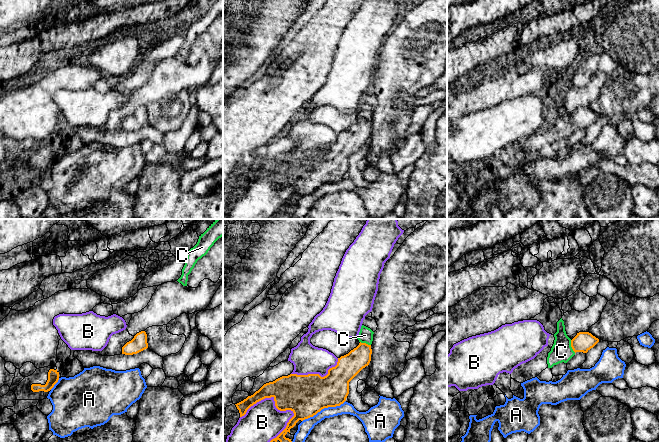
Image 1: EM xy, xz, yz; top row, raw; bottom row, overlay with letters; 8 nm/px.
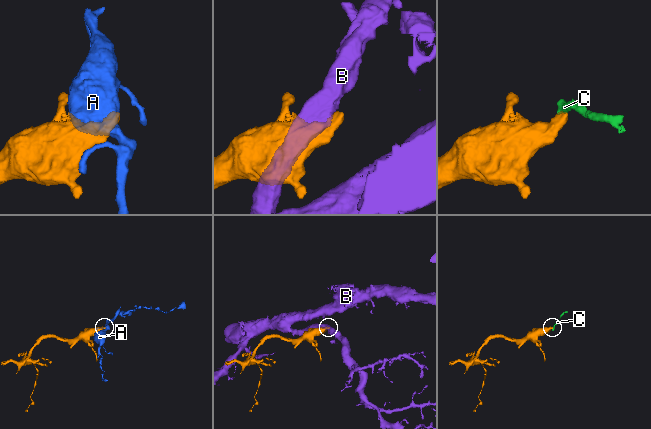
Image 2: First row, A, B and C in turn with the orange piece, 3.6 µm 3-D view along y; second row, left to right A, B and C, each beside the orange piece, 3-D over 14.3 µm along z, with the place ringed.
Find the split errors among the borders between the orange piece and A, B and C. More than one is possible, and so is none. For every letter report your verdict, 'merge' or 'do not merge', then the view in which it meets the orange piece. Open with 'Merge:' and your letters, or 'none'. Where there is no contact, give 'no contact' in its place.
Merge: C
A: do not merge; contact in xz
B: do not merge; contact in xz
C: merge; contact in yz

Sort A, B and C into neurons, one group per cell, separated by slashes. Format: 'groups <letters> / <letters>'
groups A / B / C

